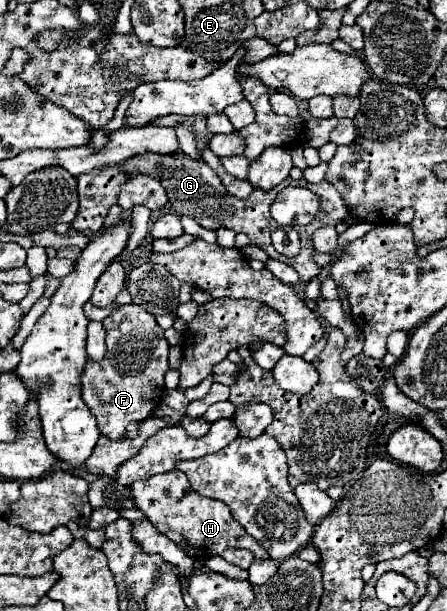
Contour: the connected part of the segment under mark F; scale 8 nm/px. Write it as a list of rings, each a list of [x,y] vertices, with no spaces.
[[[124,305],[122,309],[114,311],[104,319],[104,329],[106,329],[106,347],[108,353],[100,363],[86,363],[84,375],[82,375],[82,397],[92,411],[92,415],[98,419],[100,433],[112,441],[122,441],[126,439],[126,427],[130,423],[140,423],[144,421],[156,405],[162,403],[166,395],[164,387],[164,373],[168,371],[168,351],[170,345],[164,337],[164,331],[156,323],[154,315],[148,315],[140,305]]]

